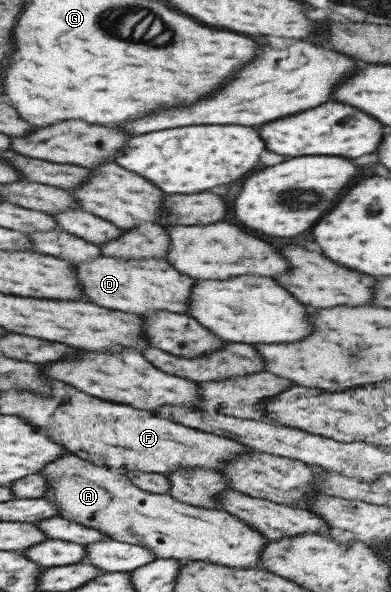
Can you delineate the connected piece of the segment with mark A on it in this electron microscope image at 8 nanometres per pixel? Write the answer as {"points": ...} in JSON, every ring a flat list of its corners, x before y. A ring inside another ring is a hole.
{"points":[[70,452,63,453,58,459,47,463,38,475,44,477,48,487,42,498,56,506,58,517,80,522,80,525,105,533,109,539,139,545,158,558,207,561,228,568,252,569,258,567,261,551,269,542,245,521,224,510,188,505,164,493,148,493,132,485,124,474,103,465,94,465,91,461,80,459]]}

